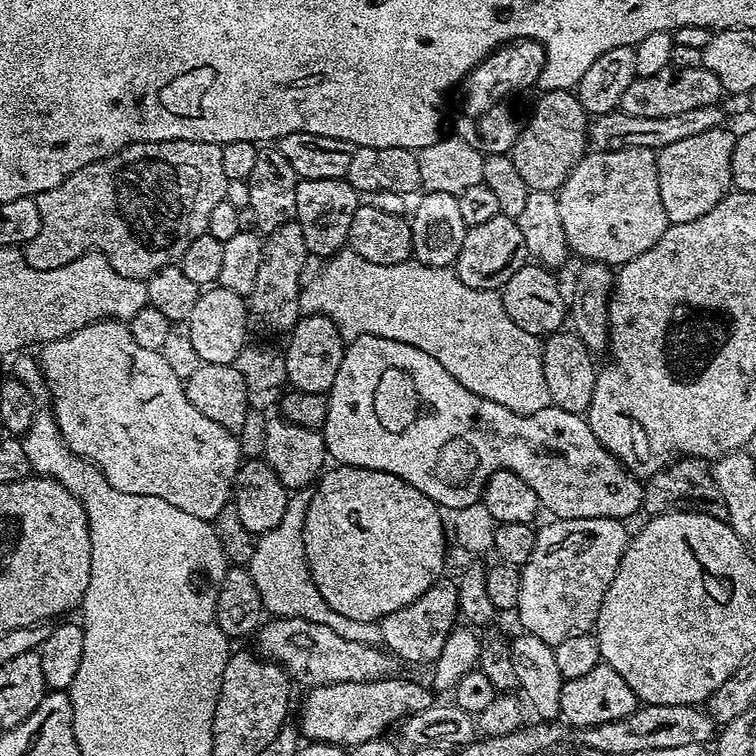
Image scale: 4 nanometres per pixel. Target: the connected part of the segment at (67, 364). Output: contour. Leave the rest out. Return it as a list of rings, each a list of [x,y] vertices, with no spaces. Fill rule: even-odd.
[[[99,320],[90,326],[82,326],[82,330],[70,334],[66,338],[58,338],[54,342],[43,345],[39,352],[40,375],[43,383],[45,385],[48,383],[48,392],[52,395],[50,415],[54,417],[57,426],[60,427],[62,438],[72,447],[73,452],[77,452],[84,459],[95,464],[101,474],[108,479],[110,486],[114,486],[128,496],[142,494],[143,496],[165,498],[170,505],[184,509],[194,517],[202,517],[207,520],[214,520],[225,505],[231,501],[235,491],[236,472],[239,470],[242,460],[239,439],[233,433],[227,432],[218,422],[206,418],[206,414],[202,414],[202,410],[198,410],[198,406],[194,406],[190,402],[190,398],[186,398],[184,380],[170,370],[170,365],[166,362],[162,352],[146,350],[146,346],[138,346],[138,342],[134,342],[132,337],[132,329],[127,323],[119,320]]]

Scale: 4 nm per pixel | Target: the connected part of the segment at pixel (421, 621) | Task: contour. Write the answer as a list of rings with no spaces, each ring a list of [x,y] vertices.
[[[437,579],[436,584],[430,586],[430,590],[426,590],[426,594],[422,594],[422,598],[413,600],[408,606],[402,606],[402,610],[394,610],[392,614],[386,614],[380,619],[378,623],[382,630],[383,647],[387,649],[397,661],[409,660],[412,664],[431,665],[441,654],[442,648],[446,644],[446,640],[450,637],[453,628],[457,627],[459,616],[460,606],[458,604],[457,581],[455,579]]]

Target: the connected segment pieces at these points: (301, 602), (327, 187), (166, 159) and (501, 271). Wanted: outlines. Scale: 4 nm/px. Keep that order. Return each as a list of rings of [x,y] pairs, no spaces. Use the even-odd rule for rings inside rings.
[[[273,528],[257,537],[250,571],[261,594],[262,607],[273,617],[304,618],[328,626],[335,632],[339,612],[329,606],[316,586],[304,588],[304,572],[309,570],[309,564],[300,564],[300,560],[308,560],[305,554],[304,528],[296,528],[296,532],[276,532]],[[268,536],[288,536],[288,540],[296,540],[296,544],[300,544],[300,552],[288,552],[288,540],[268,540]]]
[[[314,178],[298,182],[296,191],[295,223],[302,226],[302,238],[306,238],[309,257],[327,258],[336,255],[348,243],[350,221],[362,203],[361,193],[348,181],[334,178]]]
[[[189,140],[131,144],[112,156],[90,162],[90,166],[82,166],[82,170],[74,170],[74,174],[54,186],[54,190],[46,190],[34,197],[41,226],[38,234],[23,245],[24,260],[34,270],[54,270],[95,250],[106,257],[118,274],[147,281],[160,268],[175,265],[190,242],[207,233],[214,206],[225,200],[228,181],[219,144]]]
[[[495,216],[494,218],[489,218],[487,222],[482,222],[479,226],[474,226],[469,228],[466,238],[462,238],[462,250],[458,250],[458,258],[454,265],[454,271],[456,276],[463,284],[470,286],[474,290],[486,290],[487,292],[495,292],[497,290],[503,289],[503,286],[506,282],[510,282],[510,278],[514,278],[514,274],[518,274],[518,270],[522,270],[524,264],[529,263],[530,257],[528,251],[526,250],[526,238],[522,238],[522,230],[518,230],[515,219],[510,216]]]

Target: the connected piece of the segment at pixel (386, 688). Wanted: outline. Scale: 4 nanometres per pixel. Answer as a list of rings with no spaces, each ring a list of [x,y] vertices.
[[[385,678],[382,680],[368,680],[366,682],[338,682],[337,684],[317,684],[304,700],[300,708],[299,731],[303,739],[308,742],[321,740],[327,744],[341,746],[355,746],[362,742],[381,739],[388,727],[399,725],[408,716],[422,714],[434,703],[434,692],[427,683],[419,684],[416,680],[396,680]]]

